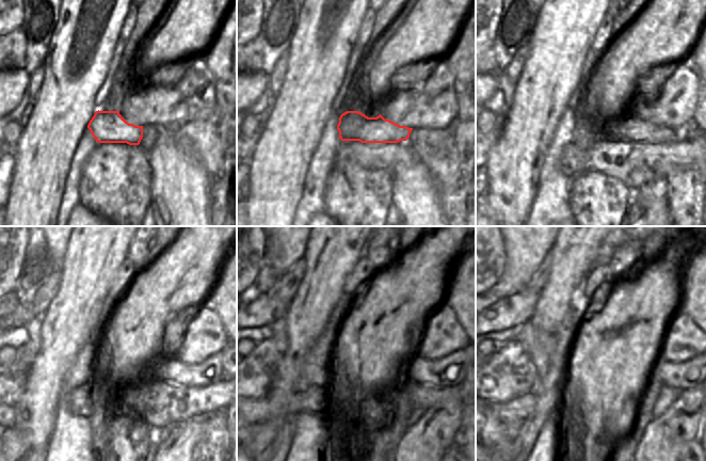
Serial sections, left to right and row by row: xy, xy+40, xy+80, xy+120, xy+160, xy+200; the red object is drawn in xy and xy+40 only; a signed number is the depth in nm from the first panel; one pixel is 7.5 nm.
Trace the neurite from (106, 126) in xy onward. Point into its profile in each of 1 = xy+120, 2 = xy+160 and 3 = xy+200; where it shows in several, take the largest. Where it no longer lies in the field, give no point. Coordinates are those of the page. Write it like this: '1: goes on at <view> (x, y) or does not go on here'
1: goes on at xy+120 (209, 371)
2: goes on at xy+160 (450, 370)
3: goes on at xy+200 (680, 376)

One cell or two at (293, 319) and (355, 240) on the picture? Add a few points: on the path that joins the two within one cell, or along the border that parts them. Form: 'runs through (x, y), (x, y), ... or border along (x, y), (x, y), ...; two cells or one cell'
runs through (313, 300), (322, 286), (326, 269), (336, 259); one cell

